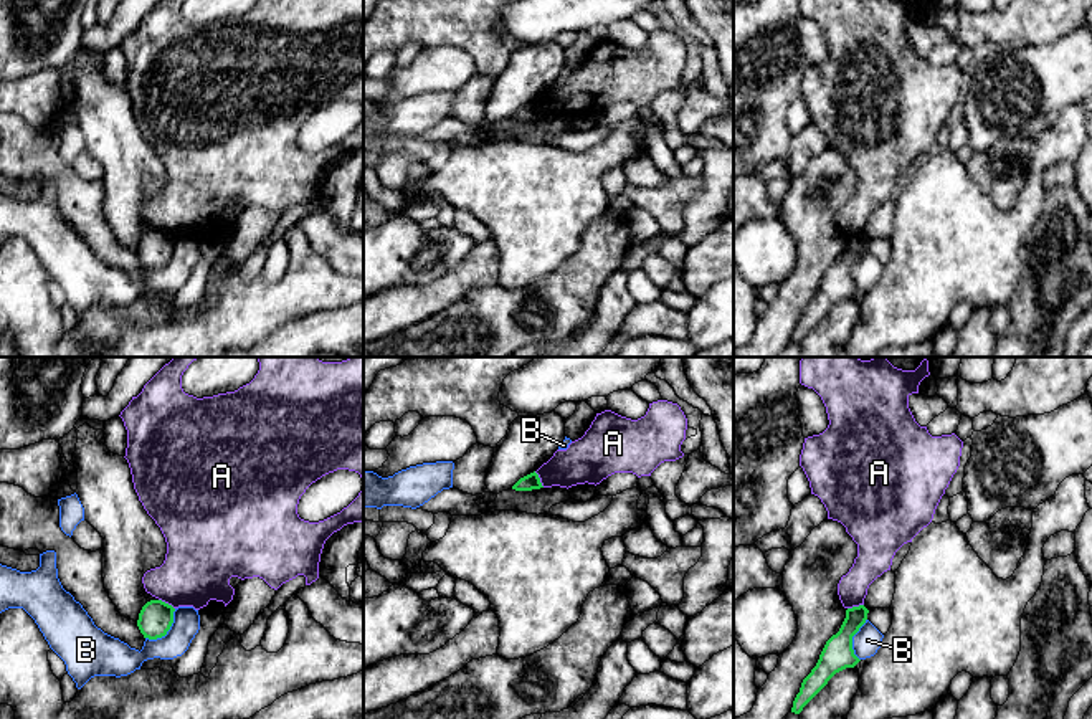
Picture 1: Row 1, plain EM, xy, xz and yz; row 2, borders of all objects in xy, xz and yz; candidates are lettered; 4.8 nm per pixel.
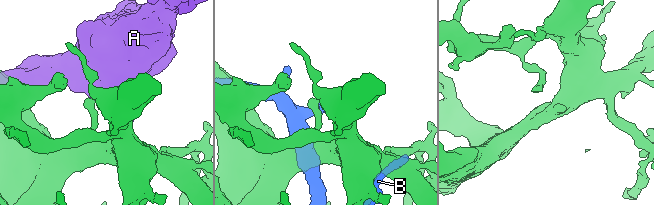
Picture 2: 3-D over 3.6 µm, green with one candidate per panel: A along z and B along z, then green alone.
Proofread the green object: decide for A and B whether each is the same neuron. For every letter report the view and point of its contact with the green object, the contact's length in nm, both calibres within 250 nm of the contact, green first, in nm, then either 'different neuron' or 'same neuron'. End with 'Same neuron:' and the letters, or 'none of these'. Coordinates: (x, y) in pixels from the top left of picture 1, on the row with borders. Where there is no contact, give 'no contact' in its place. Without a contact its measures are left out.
A: meets green in xy at (167, 604); contact 90 nm long; 160 nm thick on the green side, 340 nm on the other; different neuron
B: meets green in xy at (167, 630); contact 220 nm long; 160 nm thick on the green side, 140 nm on the other; different neuron
Same neuron: none of these

